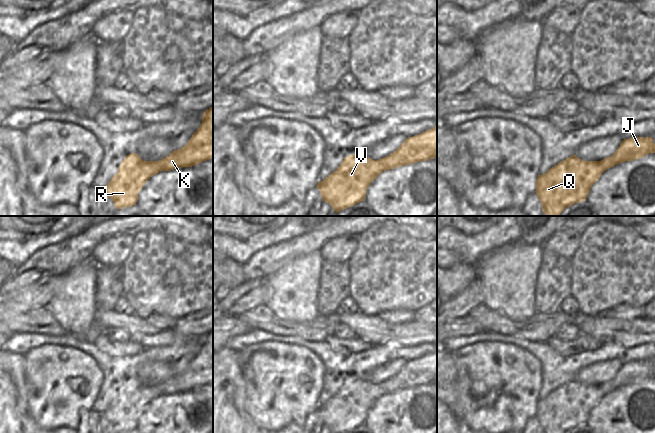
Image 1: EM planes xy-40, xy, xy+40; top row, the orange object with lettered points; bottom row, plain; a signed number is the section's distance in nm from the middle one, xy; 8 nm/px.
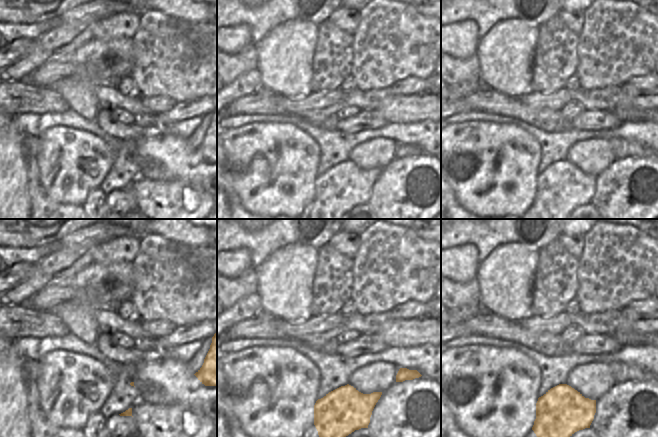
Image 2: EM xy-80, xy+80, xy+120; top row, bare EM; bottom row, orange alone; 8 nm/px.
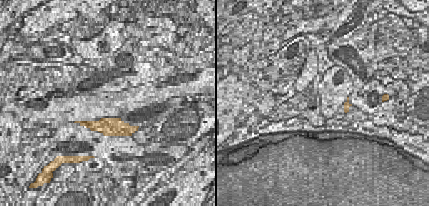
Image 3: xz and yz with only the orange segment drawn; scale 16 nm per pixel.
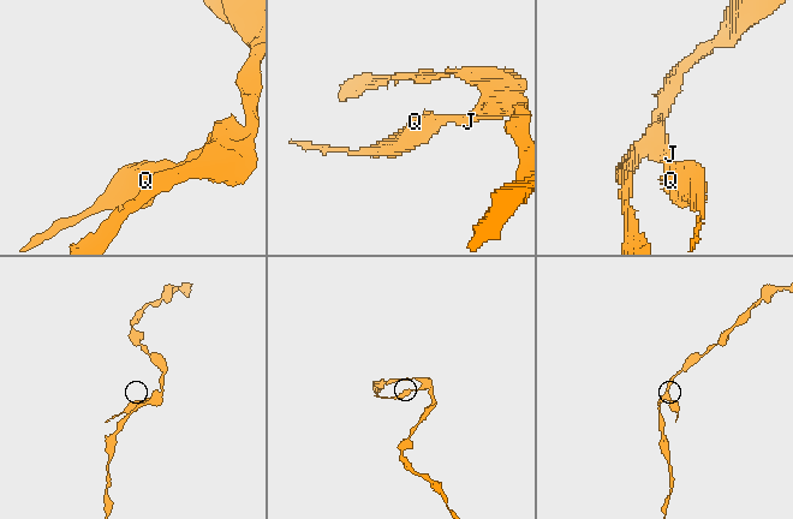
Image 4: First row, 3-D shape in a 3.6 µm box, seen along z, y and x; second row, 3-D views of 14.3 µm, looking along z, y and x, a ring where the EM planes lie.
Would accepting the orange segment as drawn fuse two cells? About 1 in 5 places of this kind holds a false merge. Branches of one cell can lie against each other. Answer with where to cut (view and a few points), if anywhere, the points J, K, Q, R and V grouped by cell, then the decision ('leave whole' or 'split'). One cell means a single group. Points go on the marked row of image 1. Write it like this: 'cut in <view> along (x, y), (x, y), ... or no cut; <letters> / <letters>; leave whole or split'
no cut; J K Q R V; leave whole

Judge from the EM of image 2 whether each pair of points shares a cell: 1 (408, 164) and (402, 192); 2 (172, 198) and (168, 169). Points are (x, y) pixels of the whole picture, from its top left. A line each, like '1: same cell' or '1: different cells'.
1: same cell
2: different cells

